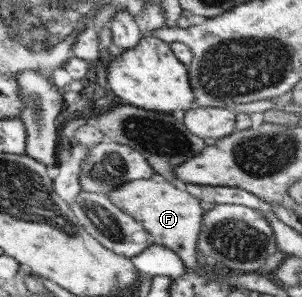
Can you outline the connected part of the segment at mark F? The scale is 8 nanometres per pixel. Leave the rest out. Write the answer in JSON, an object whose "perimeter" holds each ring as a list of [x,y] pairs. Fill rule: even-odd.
{"perimeter":[[[154,178],[135,179],[112,188],[107,198],[114,207],[132,219],[141,222],[142,227],[149,233],[152,244],[171,249],[181,259],[184,267],[200,271],[196,262],[196,243],[202,221],[203,210],[200,209],[199,200],[172,187],[170,183],[156,183]]]}

